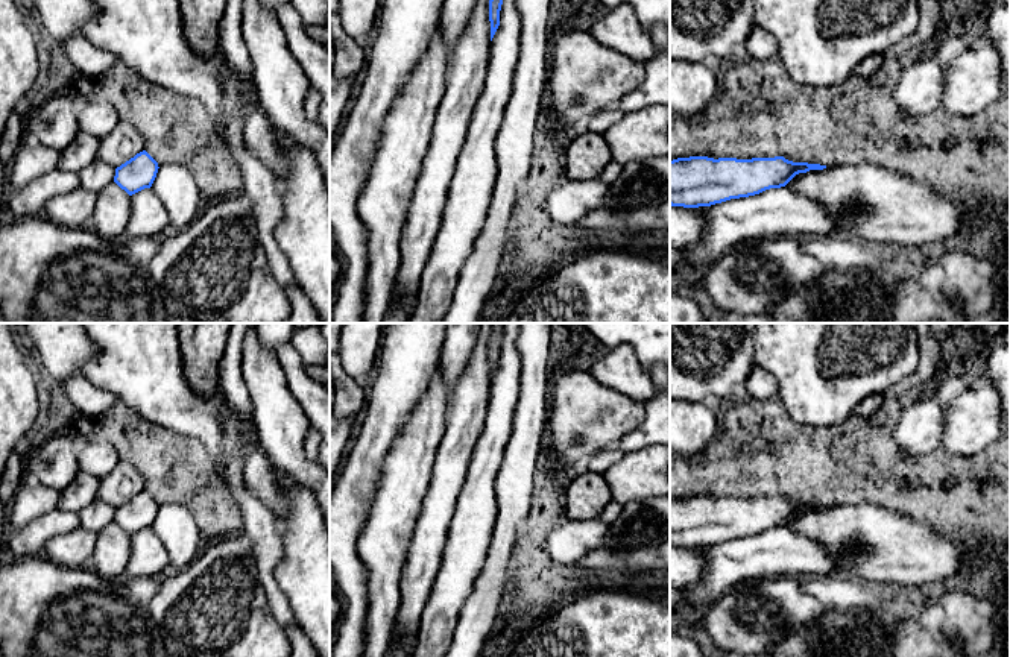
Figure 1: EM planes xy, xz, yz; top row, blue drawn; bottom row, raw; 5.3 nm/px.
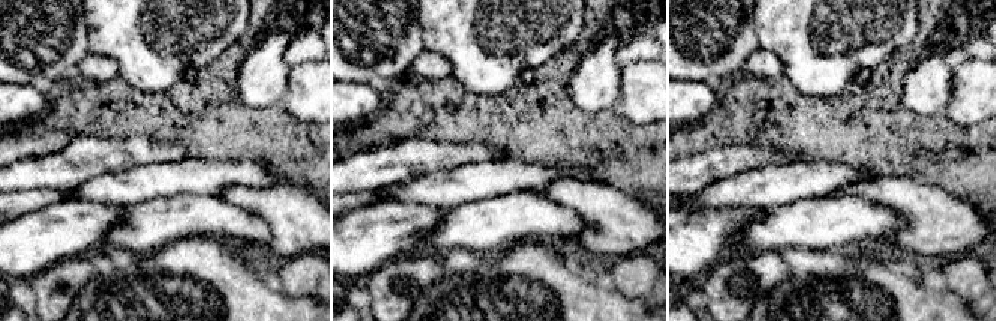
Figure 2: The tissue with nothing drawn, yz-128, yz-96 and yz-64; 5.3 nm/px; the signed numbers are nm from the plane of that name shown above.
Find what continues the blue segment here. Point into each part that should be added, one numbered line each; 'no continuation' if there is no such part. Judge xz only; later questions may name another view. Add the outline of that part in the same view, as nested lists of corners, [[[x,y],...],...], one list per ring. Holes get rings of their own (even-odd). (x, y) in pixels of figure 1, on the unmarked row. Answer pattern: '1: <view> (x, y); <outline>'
no continuation

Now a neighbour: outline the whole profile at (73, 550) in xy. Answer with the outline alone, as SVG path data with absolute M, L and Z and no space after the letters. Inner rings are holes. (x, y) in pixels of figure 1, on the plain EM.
M82 527L50 539L44 546L44 557L64 567L90 567L97 533Z

